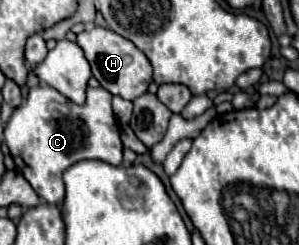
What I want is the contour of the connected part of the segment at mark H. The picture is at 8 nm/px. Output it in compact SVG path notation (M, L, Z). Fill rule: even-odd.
M92 27L92 29L84 29L82 33L78 33L76 45L84 51L84 57L88 59L88 63L92 67L92 75L112 95L134 101L136 97L140 97L148 91L148 85L152 83L150 61L130 39L118 35L116 31L112 31L108 27Z

